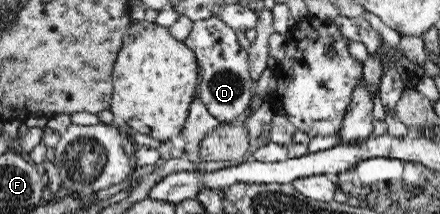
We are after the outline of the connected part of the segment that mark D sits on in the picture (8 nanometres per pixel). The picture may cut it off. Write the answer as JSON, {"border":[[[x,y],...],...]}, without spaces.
{"border":[[[218,16],[193,22],[191,33],[183,42],[194,51],[197,63],[202,66],[202,82],[197,85],[201,101],[210,115],[220,123],[237,123],[254,96],[256,81],[249,69],[249,51],[236,39],[236,32]]]}

